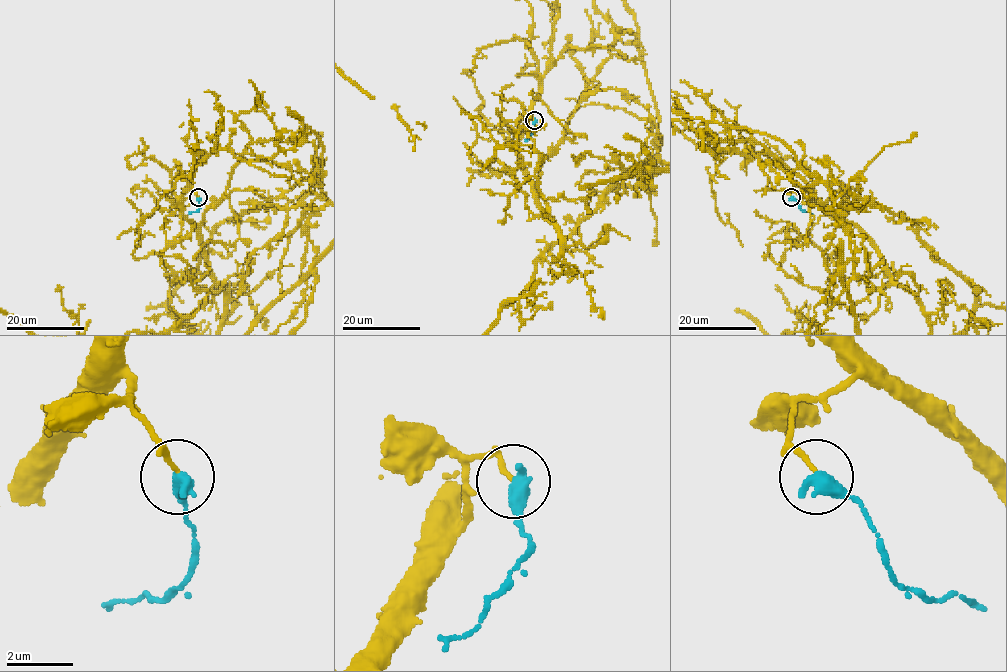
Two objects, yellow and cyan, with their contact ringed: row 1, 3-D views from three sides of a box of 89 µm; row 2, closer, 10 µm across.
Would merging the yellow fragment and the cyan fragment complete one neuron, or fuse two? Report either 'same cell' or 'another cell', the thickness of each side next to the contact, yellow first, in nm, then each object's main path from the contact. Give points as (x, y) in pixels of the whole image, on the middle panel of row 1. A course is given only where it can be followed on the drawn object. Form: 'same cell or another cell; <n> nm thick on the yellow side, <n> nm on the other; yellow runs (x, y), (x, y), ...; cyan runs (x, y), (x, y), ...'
same cell; 120 nm thick on the yellow side, 500 nm on the other; cyan runs (534, 120), (536, 129), (525, 141)

